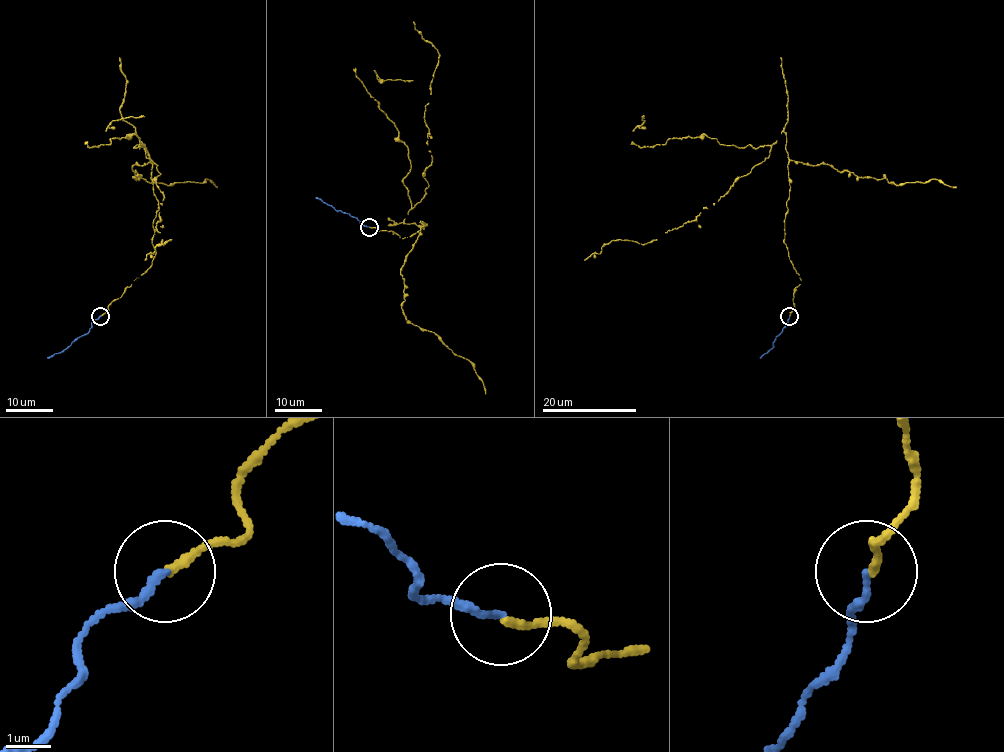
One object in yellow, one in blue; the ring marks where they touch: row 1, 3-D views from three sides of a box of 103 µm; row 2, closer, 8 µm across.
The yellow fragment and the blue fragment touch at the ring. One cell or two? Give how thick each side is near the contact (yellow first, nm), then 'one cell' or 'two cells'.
180 nm thick on the yellow side, 160 nm on the other; one cell

